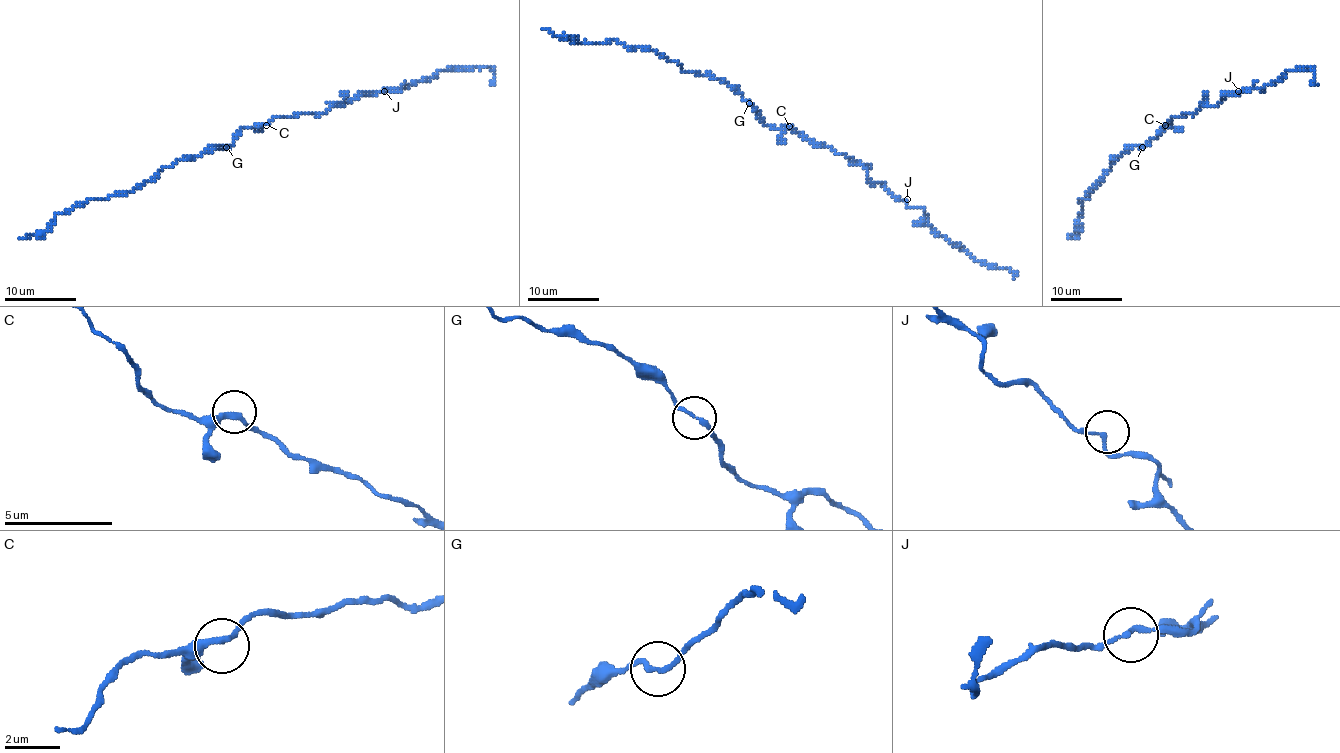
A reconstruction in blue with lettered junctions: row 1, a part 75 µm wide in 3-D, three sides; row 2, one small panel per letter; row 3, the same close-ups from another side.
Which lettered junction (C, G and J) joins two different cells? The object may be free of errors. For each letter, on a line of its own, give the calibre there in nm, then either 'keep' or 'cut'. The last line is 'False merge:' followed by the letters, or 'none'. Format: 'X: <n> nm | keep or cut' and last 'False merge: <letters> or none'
C: 280 nm | keep
G: 160 nm | keep
J: 150 nm | keep
False merge: none

